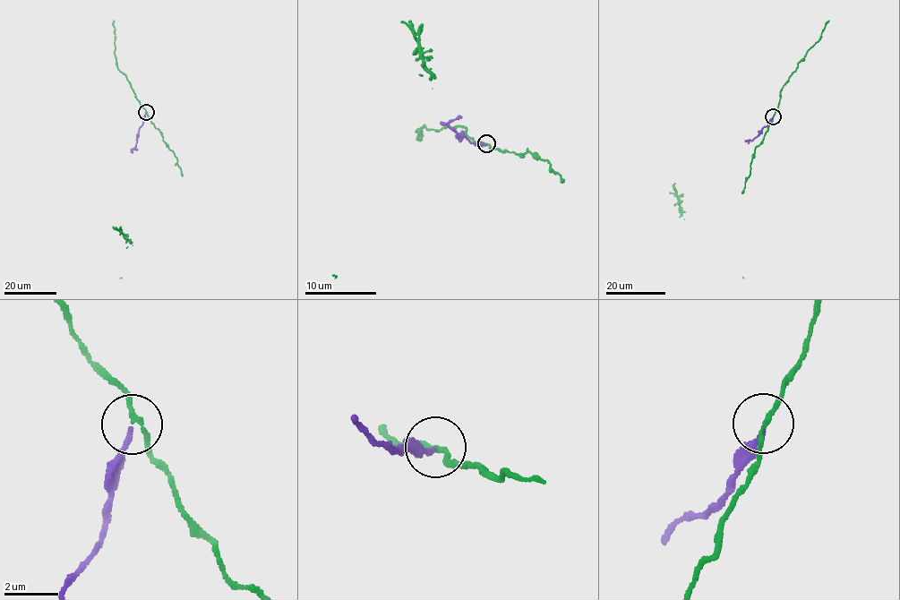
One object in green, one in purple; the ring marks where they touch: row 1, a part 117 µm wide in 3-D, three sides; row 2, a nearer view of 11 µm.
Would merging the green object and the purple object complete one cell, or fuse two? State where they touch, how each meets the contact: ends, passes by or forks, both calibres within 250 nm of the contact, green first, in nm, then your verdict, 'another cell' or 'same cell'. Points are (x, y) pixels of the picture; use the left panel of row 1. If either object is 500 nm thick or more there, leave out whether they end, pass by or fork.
place (146, 112); green passes by; purple ends; calibres 140 and 180 nm; another cell

